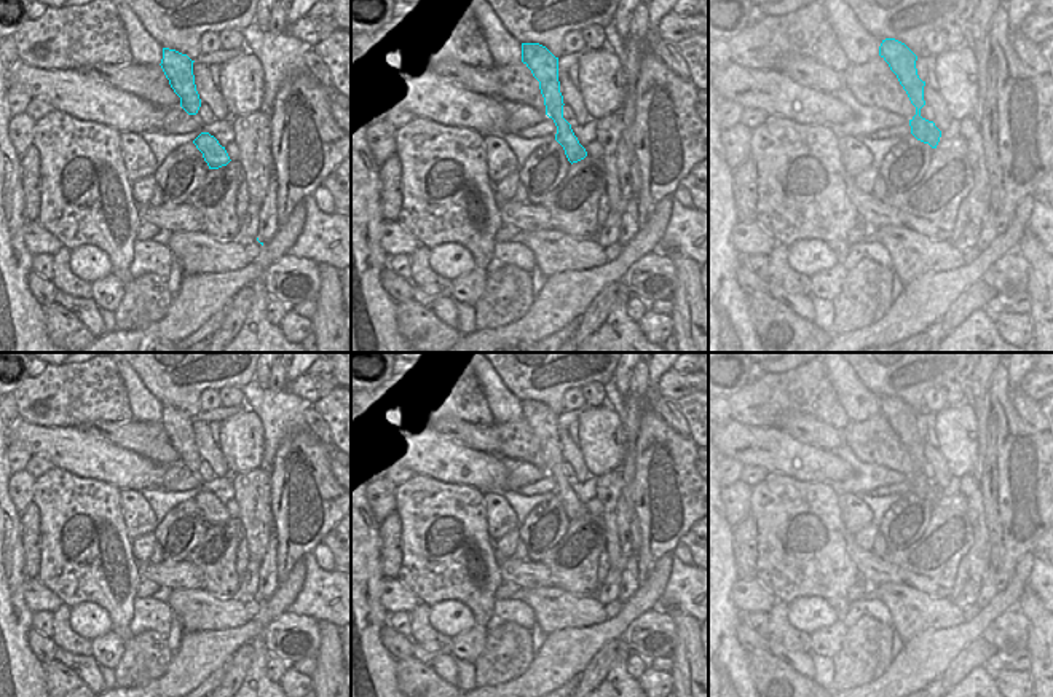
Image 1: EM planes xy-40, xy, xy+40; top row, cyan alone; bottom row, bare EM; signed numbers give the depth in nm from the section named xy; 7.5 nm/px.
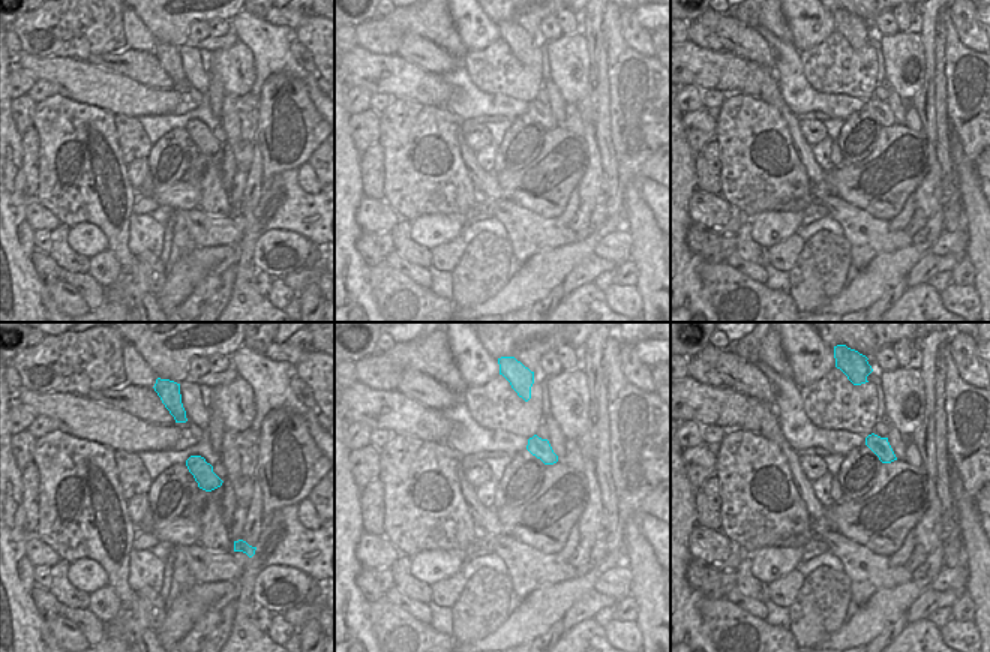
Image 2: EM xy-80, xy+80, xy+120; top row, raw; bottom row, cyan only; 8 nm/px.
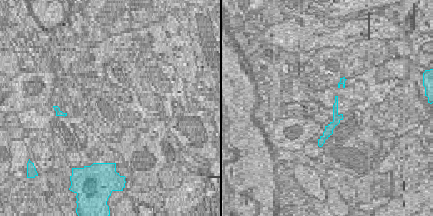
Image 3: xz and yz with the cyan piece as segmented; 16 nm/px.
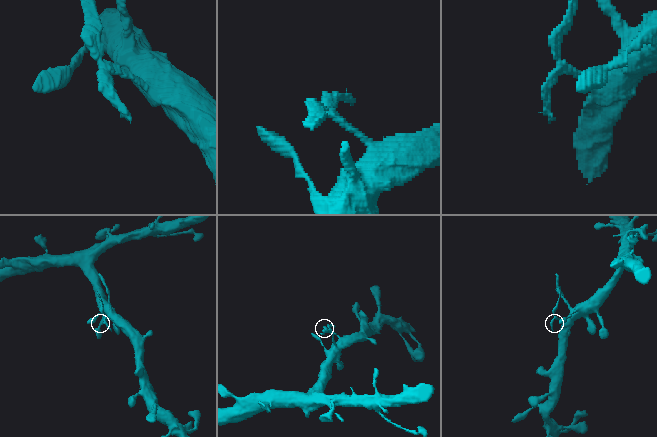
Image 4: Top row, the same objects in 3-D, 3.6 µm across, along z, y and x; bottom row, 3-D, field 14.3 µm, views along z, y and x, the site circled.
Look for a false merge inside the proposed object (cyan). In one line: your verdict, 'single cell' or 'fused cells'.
fused cells

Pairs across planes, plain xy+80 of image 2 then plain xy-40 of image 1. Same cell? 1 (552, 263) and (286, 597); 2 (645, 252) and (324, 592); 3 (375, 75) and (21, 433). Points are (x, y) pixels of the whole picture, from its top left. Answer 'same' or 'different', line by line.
1: same
2: different
3: same

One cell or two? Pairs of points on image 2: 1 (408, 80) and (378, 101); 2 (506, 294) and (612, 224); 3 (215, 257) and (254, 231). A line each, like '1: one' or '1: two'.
1: two
2: one
3: two

